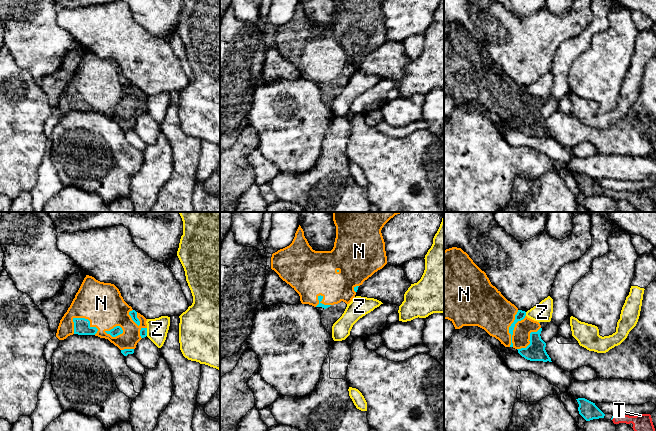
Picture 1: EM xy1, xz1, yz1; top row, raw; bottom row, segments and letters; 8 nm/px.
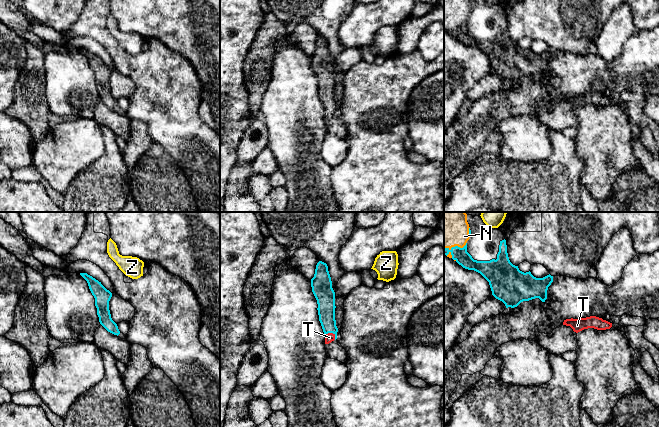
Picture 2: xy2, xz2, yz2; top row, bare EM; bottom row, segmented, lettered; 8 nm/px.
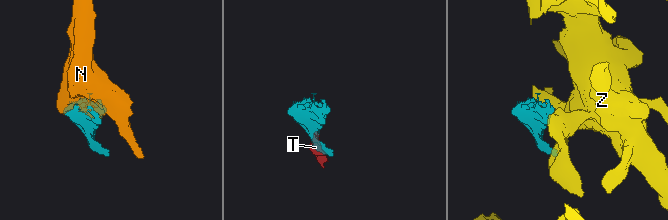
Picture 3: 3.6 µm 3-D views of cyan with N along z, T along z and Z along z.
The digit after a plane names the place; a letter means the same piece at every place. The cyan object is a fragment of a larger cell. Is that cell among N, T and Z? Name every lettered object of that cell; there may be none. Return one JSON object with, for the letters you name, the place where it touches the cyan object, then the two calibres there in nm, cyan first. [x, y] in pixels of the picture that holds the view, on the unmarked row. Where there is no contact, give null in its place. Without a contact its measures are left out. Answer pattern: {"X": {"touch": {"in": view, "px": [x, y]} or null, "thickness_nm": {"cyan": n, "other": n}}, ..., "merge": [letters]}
{"N": {"touch": {"in": "yz1", "px": [509, 104]}, "thickness_nm": {"cyan": 70, "other": 320}}, "T": {"touch": {"in": "xz2", "px": [332, 108]}, "thickness_nm": {"cyan": 140, "other": 70}}, "merge": ["N", "T"]}

